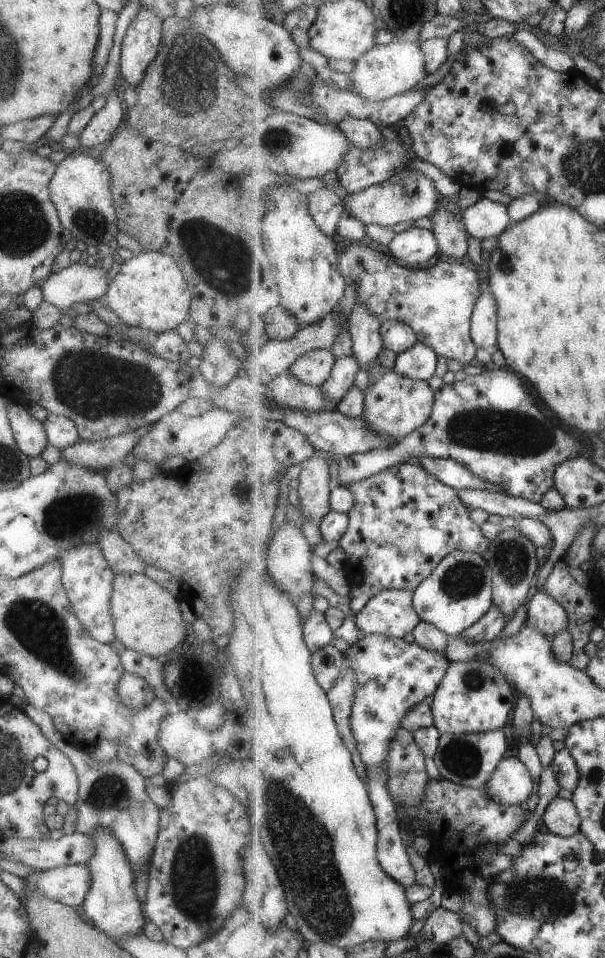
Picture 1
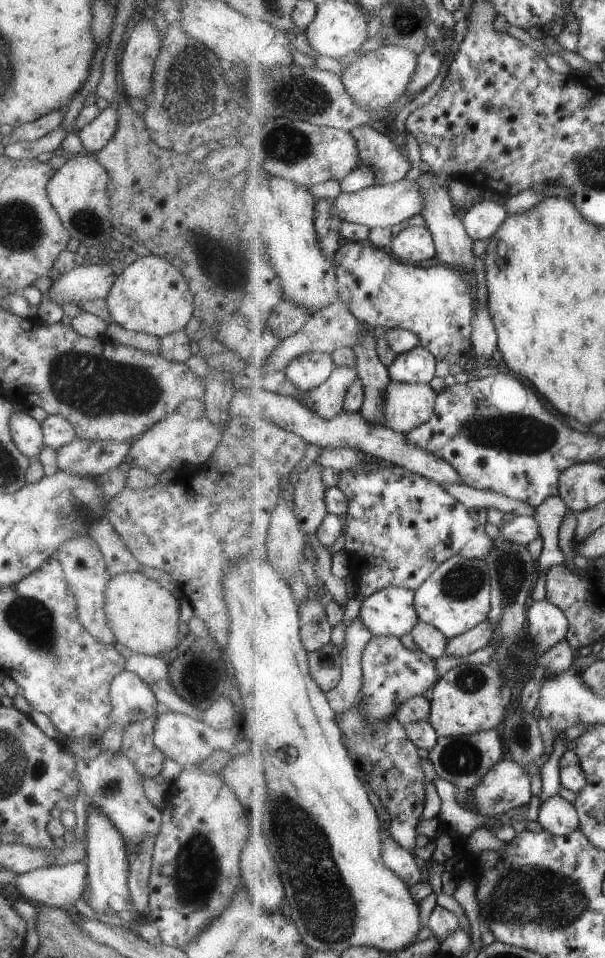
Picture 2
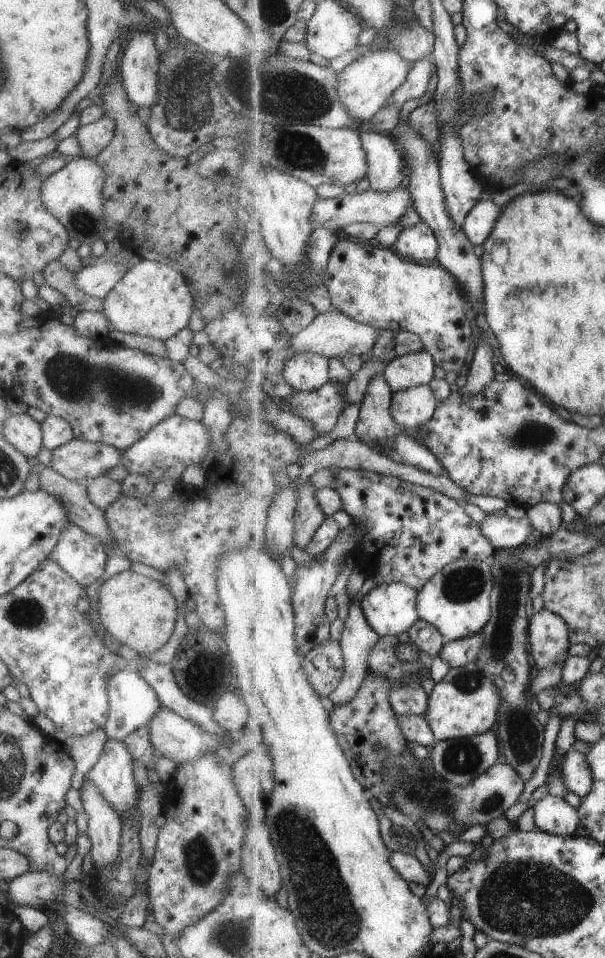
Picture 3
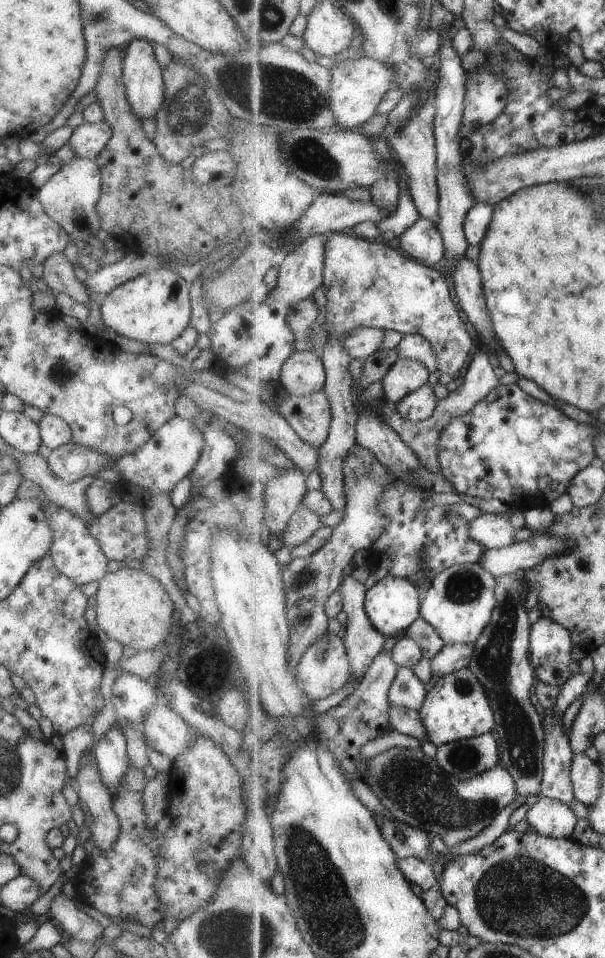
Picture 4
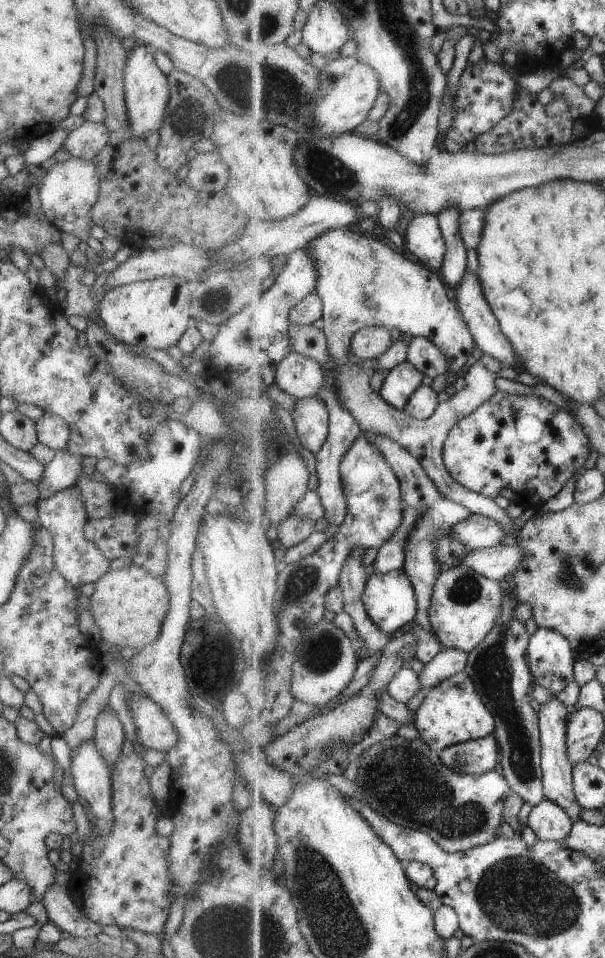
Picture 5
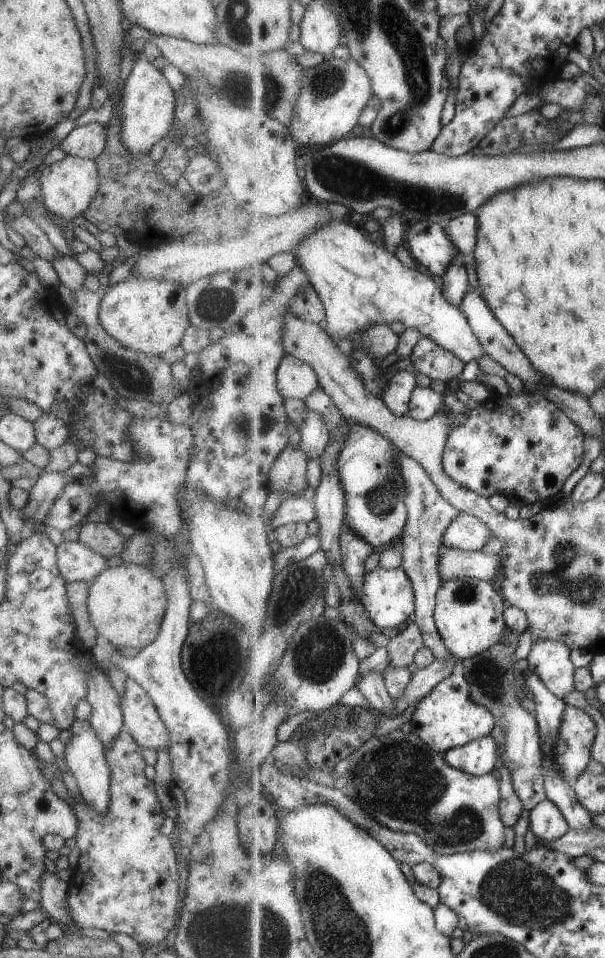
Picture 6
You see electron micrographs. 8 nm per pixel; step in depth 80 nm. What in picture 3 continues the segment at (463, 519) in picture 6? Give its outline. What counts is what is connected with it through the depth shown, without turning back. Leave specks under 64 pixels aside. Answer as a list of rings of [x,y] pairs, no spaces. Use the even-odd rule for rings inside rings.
[[[489,513],[480,524],[483,536],[494,544],[496,551],[516,549],[523,543],[531,541],[529,534],[531,528],[534,528],[527,515],[517,520],[513,515],[495,516]]]

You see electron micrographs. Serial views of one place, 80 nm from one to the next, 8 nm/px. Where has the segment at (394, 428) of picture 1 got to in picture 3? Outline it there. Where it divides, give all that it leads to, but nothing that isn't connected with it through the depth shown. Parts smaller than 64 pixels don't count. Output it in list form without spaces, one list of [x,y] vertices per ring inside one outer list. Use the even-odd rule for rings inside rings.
[[[429,385],[405,389],[392,395],[393,418],[405,430],[421,427],[430,421],[438,407],[438,397]]]

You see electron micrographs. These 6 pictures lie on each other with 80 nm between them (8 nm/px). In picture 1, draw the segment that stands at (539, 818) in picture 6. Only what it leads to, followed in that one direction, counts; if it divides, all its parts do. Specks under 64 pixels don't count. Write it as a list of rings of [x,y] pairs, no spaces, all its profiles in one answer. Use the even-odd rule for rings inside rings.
[[[556,797],[549,804],[543,820],[548,831],[555,835],[571,837],[582,831],[583,820],[572,799]]]

